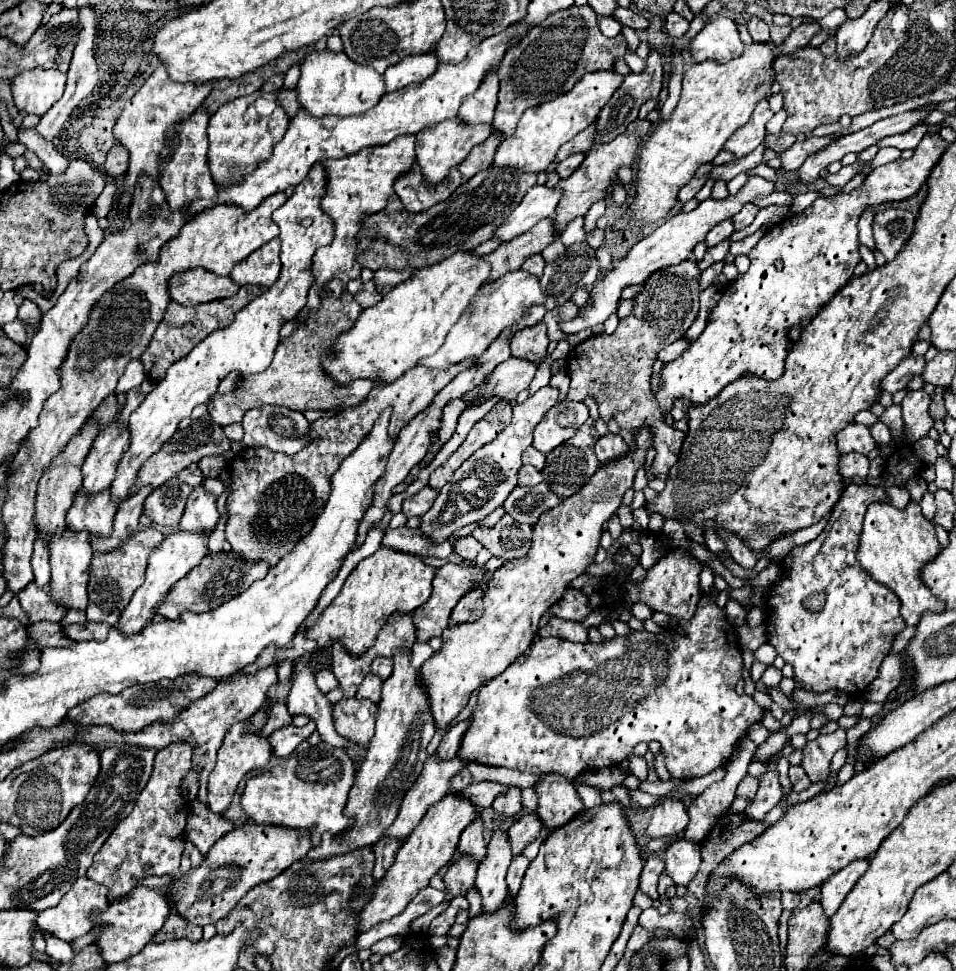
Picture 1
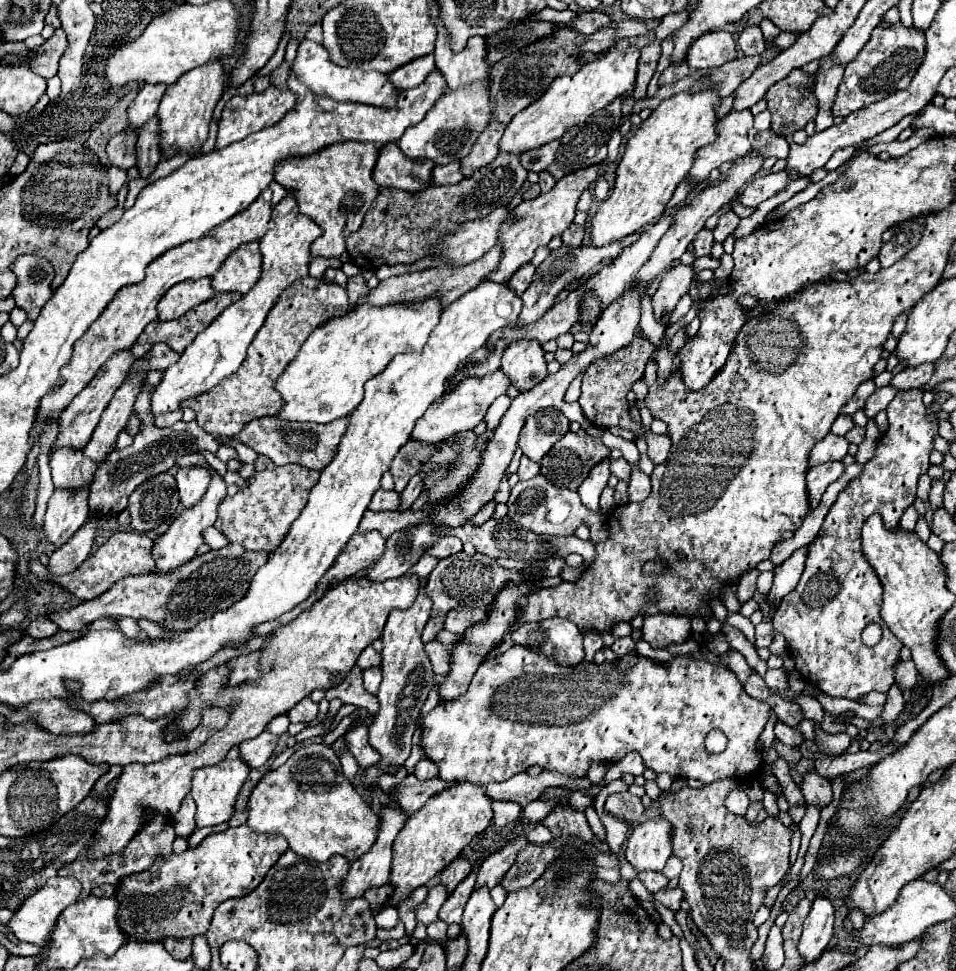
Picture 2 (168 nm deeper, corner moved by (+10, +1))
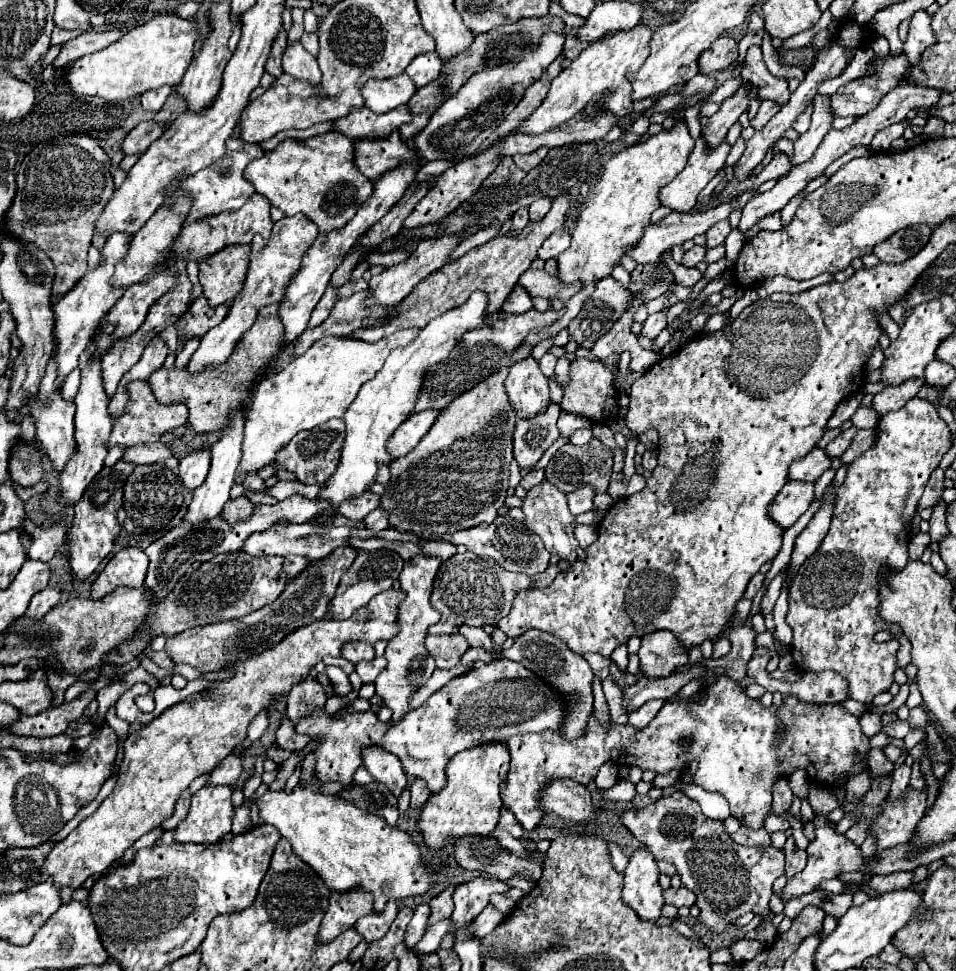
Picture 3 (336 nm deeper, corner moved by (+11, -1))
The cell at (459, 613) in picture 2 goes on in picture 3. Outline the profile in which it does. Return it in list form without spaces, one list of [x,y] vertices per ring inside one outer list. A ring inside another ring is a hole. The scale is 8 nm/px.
[[[462,624],[462,626],[458,626],[458,628],[456,628],[456,632],[458,632],[460,636],[464,636],[472,648],[486,648],[486,650],[494,650],[492,638],[490,638],[482,628]]]

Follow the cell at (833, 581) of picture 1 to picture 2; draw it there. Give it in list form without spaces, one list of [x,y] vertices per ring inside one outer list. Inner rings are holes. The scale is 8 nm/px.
[[[913,388],[897,392],[891,400],[887,406],[889,430],[879,440],[875,456],[863,466],[861,476],[839,492],[825,516],[823,528],[809,546],[799,586],[783,598],[773,616],[773,628],[785,636],[789,652],[795,658],[795,670],[807,682],[817,680],[817,688],[829,696],[857,702],[873,690],[887,692],[895,682],[893,666],[899,660],[903,644],[881,622],[881,582],[863,558],[861,528],[869,516],[881,514],[883,524],[895,530],[903,512],[915,502],[917,480],[929,468],[933,440],[939,434],[939,418],[927,418],[927,408],[921,398],[923,392]],[[871,622],[881,624],[883,638],[877,646],[869,648],[863,644],[861,632]]]

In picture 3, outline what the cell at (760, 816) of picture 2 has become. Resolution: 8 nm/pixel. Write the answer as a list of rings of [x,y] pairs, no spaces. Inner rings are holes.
[[[740,826],[738,832],[732,834],[732,840],[742,844],[742,846],[754,846],[754,844],[770,844],[770,834],[766,832],[766,828],[758,828],[752,830],[748,826]]]

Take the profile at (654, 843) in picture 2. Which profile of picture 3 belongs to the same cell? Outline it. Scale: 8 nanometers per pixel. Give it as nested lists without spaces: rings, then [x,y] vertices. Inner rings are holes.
[[[646,848],[634,850],[624,872],[622,898],[638,912],[638,916],[642,916],[642,920],[654,922],[660,916],[664,898],[658,876],[660,870],[656,858]]]

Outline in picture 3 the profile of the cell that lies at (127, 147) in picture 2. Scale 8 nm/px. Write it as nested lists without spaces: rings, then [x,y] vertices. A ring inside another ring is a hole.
[[[142,122],[142,124],[138,124],[136,128],[132,128],[124,136],[124,140],[120,144],[122,154],[124,156],[128,156],[128,154],[136,154],[136,156],[144,154],[148,150],[148,146],[162,136],[162,132],[164,132],[162,126],[158,126],[154,122]]]

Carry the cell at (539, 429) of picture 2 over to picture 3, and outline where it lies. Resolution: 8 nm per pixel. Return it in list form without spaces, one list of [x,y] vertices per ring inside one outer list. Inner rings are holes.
[[[550,402],[546,412],[534,416],[534,418],[524,418],[518,420],[516,432],[514,432],[514,458],[518,460],[520,468],[532,468],[542,454],[556,442],[560,436],[560,430],[556,426],[560,416],[560,406]],[[542,420],[550,422],[556,420],[554,426],[544,426]]]

